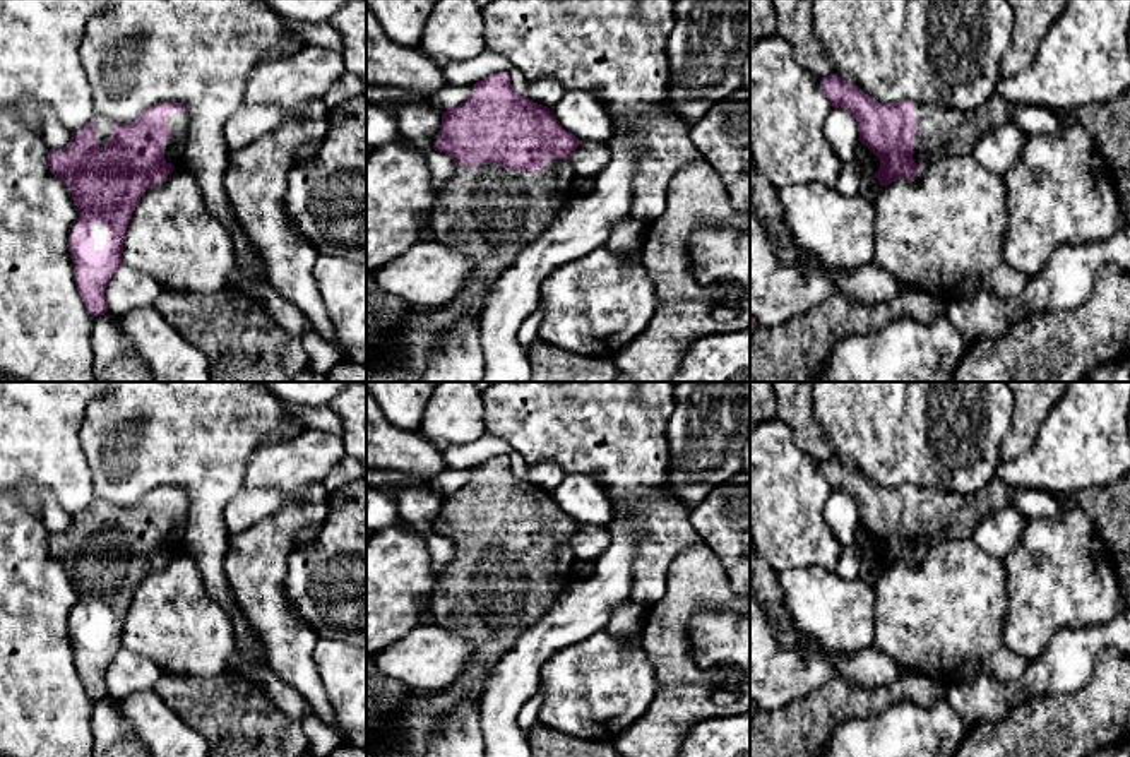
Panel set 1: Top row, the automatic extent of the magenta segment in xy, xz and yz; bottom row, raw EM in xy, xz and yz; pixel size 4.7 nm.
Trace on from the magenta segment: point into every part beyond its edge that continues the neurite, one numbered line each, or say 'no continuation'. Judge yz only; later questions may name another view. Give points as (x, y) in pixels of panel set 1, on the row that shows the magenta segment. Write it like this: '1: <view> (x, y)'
1: yz (942, 132)

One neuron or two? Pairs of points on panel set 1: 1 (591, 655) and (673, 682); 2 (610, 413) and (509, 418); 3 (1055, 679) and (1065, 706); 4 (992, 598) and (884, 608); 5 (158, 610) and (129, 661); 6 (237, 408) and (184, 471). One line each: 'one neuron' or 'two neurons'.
1: two neurons
2: one neuron
3: two neurons
4: one neuron
5: two neurons
6: one neuron

